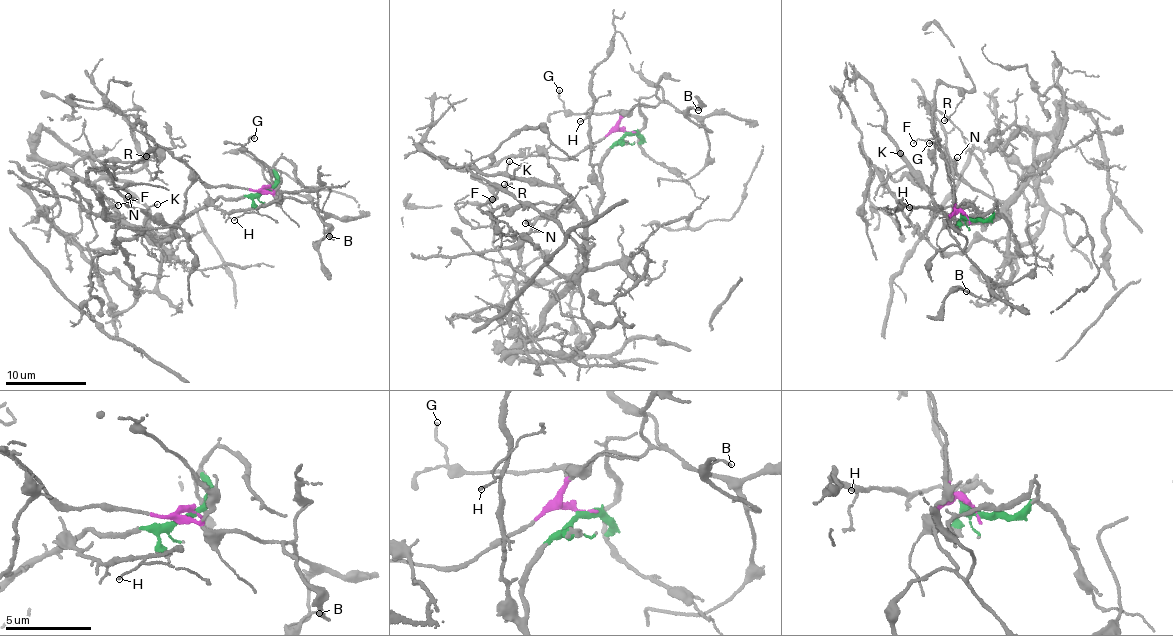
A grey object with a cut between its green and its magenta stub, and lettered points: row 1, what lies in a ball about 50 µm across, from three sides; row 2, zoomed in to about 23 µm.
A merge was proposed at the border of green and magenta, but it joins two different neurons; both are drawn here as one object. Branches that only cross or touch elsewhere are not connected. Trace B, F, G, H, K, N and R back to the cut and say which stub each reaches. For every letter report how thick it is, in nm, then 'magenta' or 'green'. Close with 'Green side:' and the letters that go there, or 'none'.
B: calibre 120 nm; magenta
F: calibre 90 nm; green
G: calibre 150 nm; magenta
H: calibre 110 nm; green
K: calibre 110 nm; green
N: calibre 140 nm; green
R: calibre 100 nm; magenta
Green side: F, H, K, N

